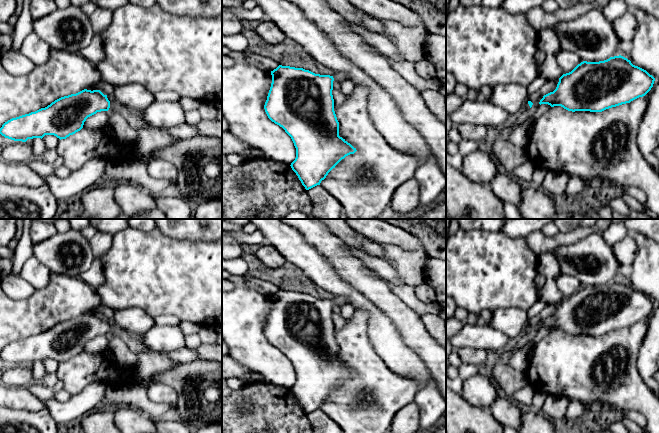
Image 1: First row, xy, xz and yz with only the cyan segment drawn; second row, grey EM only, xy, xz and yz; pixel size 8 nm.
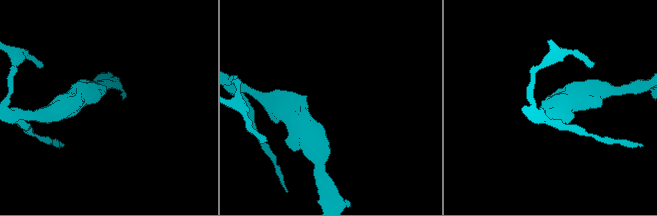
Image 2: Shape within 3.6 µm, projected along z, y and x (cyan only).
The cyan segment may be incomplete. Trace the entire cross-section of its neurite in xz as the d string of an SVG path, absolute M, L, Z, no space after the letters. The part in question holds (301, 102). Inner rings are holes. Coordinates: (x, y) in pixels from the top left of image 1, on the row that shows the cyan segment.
M282 65L271 71L271 75L272 83L264 109L268 118L291 137L296 148L296 158L290 166L305 189L309 190L320 185L342 159L357 151L339 136L339 122L332 95L334 78Z

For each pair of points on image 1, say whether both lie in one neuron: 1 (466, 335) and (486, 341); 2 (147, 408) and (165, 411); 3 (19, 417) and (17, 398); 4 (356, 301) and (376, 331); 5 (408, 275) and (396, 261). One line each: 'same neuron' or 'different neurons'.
1: same neuron
2: same neuron
3: different neurons
4: same neuron
5: same neuron

